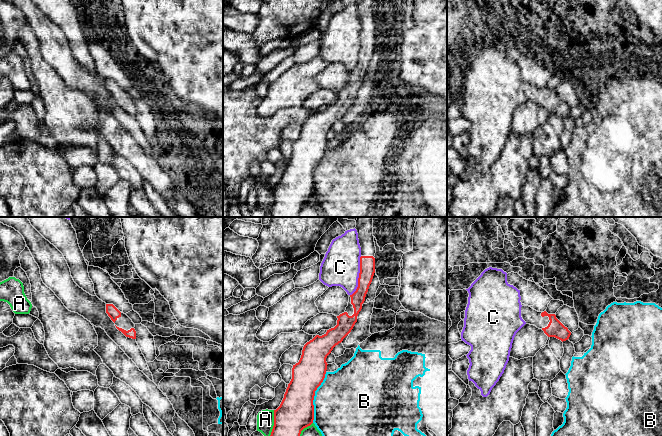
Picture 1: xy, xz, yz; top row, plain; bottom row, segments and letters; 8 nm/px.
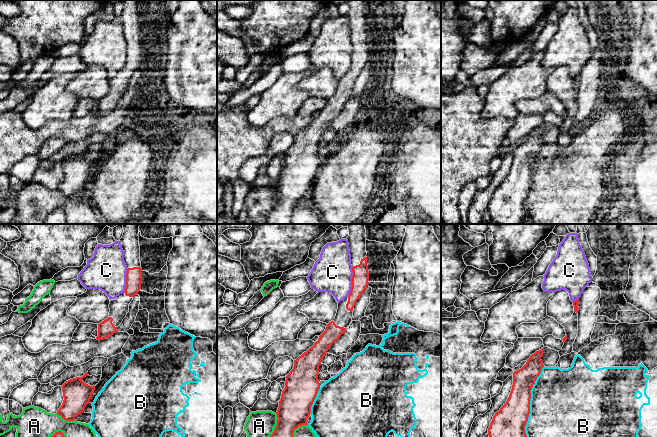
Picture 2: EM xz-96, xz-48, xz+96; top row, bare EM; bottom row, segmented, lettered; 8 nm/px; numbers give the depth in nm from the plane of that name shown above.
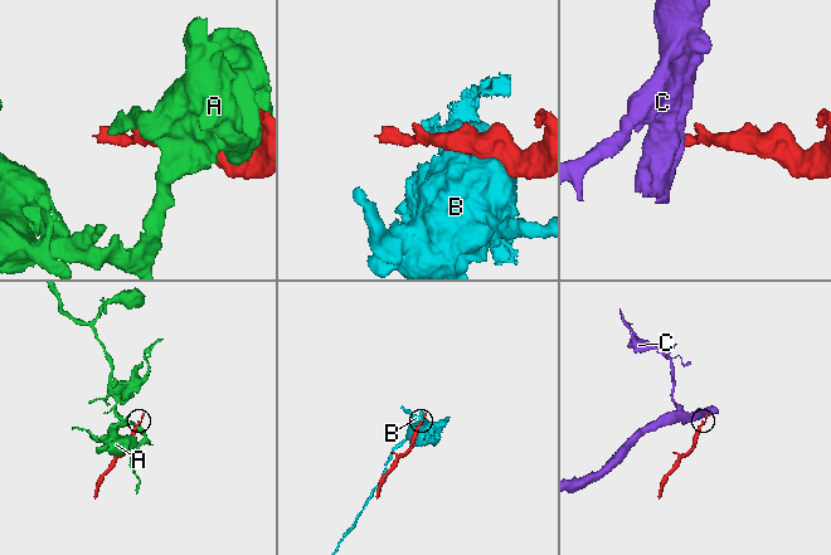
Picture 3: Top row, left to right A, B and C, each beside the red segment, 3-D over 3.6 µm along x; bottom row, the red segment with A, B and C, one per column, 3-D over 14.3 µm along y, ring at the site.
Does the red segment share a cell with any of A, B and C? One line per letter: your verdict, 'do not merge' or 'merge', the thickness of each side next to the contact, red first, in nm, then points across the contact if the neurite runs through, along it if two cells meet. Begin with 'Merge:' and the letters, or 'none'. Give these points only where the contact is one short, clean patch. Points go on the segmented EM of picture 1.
Merge: none
A: do not merge; 280 nm thick on the red side, 140 nm on the other
B: do not merge; 280 nm thick on the red side, 480 nm on the other
C: do not merge; 130 nm thick on the red side, 300 nm on the other; border along xz (361, 256), (358, 286), (350, 295)

